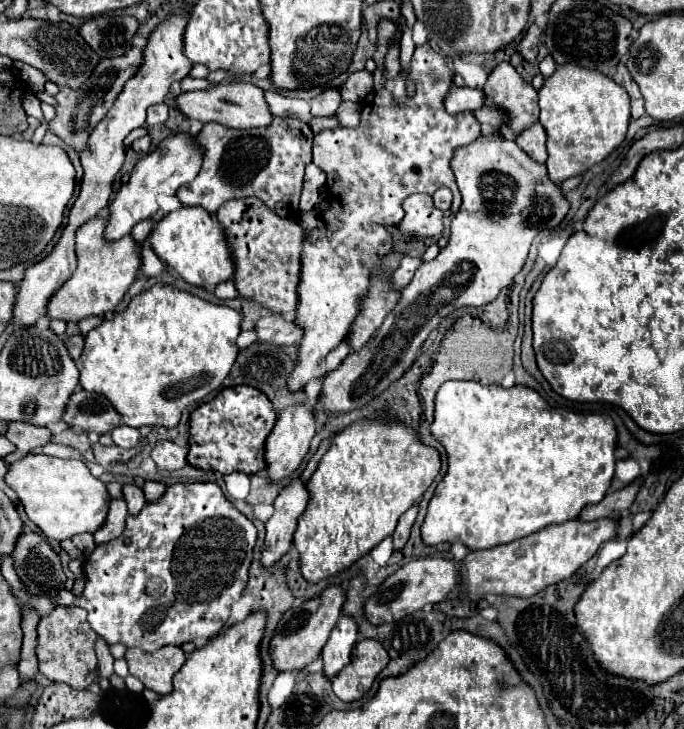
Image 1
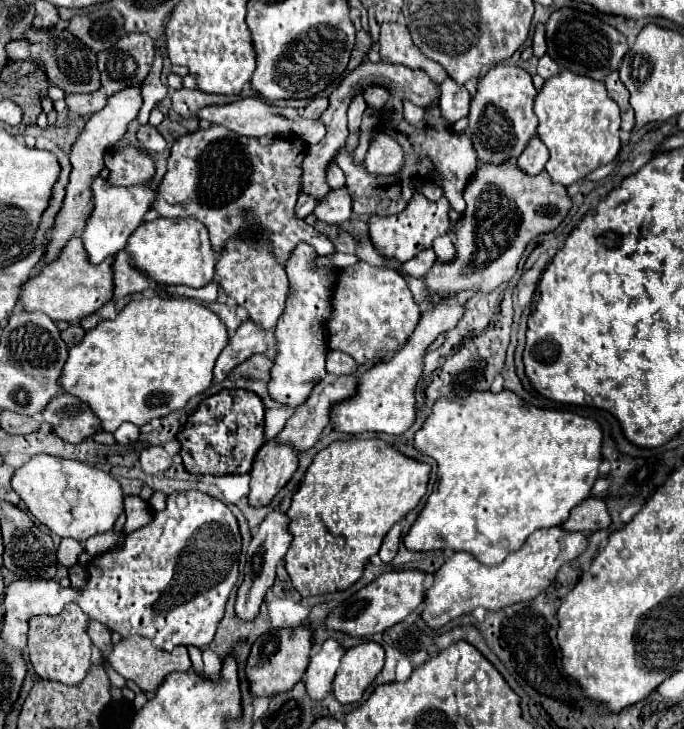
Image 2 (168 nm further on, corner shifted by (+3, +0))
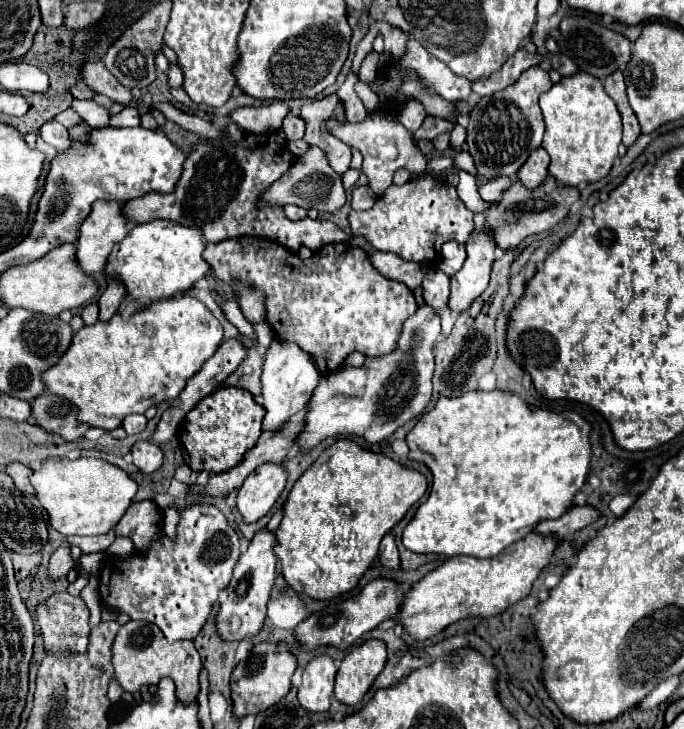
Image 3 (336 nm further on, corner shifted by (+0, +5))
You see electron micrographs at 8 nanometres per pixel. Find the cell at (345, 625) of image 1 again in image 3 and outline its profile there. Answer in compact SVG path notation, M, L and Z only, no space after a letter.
M327 655L315 657L307 663L303 671L303 681L299 685L297 699L303 709L309 713L325 713L329 711L331 697L333 697L333 683L335 683L335 661Z

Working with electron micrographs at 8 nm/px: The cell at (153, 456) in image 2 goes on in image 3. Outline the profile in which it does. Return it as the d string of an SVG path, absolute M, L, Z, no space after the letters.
M137 441L133 445L133 459L131 461L141 473L153 473L163 463L163 451L159 449L159 445L155 445L151 441Z

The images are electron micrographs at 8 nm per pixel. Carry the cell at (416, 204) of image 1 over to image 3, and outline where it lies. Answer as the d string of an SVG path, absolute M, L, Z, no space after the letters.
M421 173L405 185L389 185L371 209L351 211L349 223L353 237L367 239L375 251L389 251L415 263L435 263L445 241L467 241L473 229L473 213L459 199L453 185L441 177Z

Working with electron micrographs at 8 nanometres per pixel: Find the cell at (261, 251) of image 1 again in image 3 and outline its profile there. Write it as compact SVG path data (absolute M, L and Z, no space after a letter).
M239 285L239 297L237 297L241 311L249 323L255 321L265 321L265 305L263 305L263 295L255 289L245 289Z

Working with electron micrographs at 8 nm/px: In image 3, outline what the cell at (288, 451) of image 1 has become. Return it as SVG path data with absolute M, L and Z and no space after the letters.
M261 465L259 469L255 469L255 473L251 473L237 491L237 511L243 515L243 523L255 523L263 515L267 515L269 509L275 505L277 497L281 495L281 491L285 489L285 481L287 471L281 465Z

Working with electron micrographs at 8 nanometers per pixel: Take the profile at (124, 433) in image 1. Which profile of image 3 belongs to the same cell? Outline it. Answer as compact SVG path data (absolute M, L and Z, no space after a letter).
M127 415L125 421L123 421L123 429L127 431L127 435L135 435L135 433L141 433L147 425L147 419L145 415Z

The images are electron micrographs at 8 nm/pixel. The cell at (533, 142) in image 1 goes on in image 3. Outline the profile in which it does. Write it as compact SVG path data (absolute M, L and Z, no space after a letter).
M543 147L535 149L535 153L531 153L531 157L525 161L523 169L519 169L519 181L527 187L527 189L535 189L539 187L545 177L549 175L547 173L547 167L549 167L549 155L545 153Z

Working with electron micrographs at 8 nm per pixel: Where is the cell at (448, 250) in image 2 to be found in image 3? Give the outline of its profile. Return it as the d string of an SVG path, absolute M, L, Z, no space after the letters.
M447 241L439 257L439 269L449 277L453 277L461 269L463 261L465 261L465 247L457 241Z

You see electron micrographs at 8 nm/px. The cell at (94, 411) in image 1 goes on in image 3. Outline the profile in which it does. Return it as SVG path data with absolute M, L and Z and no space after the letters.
M43 393L31 401L31 415L39 427L49 433L57 431L65 441L77 441L89 429L89 425L75 419L75 407L53 393Z

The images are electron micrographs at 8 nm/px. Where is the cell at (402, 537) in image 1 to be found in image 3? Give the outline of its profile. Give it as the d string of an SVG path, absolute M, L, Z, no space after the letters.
M389 533L383 537L379 547L379 563L387 569L399 569L399 551L395 545L395 537Z

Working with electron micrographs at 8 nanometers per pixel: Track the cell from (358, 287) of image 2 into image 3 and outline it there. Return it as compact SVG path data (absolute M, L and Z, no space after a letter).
M235 237L221 243L207 243L203 259L209 263L213 273L233 291L237 289L237 283L261 291L265 295L267 307L265 317L275 333L275 339L297 343L305 353L313 357L321 375L335 373L343 365L345 357L353 351L361 351L363 355L371 357L389 353L391 349L395 349L399 329L417 311L415 297L405 287L405 283L383 277L371 265L367 253L349 241L323 245L309 259L301 259L297 253L287 251L283 245L269 239Z

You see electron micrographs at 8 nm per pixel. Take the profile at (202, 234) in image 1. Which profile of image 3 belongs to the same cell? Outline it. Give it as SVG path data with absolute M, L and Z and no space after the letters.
M151 221L147 225L135 225L123 241L119 241L109 253L105 275L125 285L127 297L137 301L141 309L159 299L169 299L175 293L187 291L209 273L209 265L201 253L205 249L203 235L197 229L185 229L173 221Z

